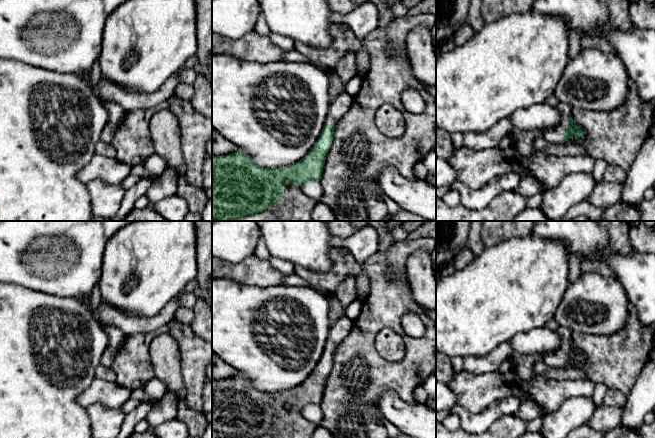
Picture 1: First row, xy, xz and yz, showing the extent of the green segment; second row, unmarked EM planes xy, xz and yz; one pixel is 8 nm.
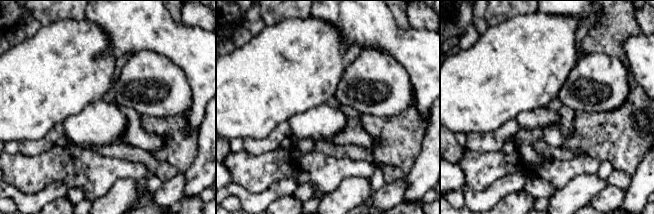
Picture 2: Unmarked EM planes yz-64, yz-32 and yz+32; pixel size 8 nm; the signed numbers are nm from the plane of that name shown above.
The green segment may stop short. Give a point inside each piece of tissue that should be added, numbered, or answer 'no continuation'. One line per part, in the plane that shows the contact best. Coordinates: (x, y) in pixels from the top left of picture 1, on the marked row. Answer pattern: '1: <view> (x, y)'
1: xz (294, 205)
2: yz (553, 135)

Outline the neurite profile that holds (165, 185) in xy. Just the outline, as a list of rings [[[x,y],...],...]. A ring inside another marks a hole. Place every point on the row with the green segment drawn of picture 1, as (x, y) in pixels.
[[[166,169],[162,174],[157,176],[144,194],[150,203],[150,206],[164,198],[176,195],[178,188],[178,171],[175,169]]]

